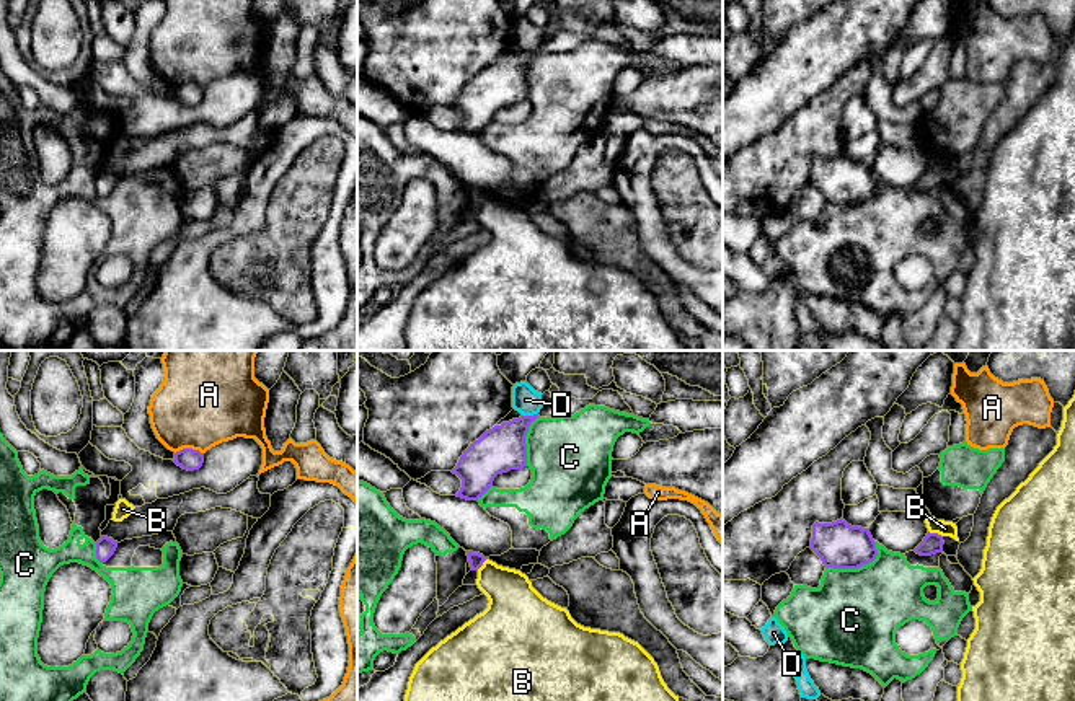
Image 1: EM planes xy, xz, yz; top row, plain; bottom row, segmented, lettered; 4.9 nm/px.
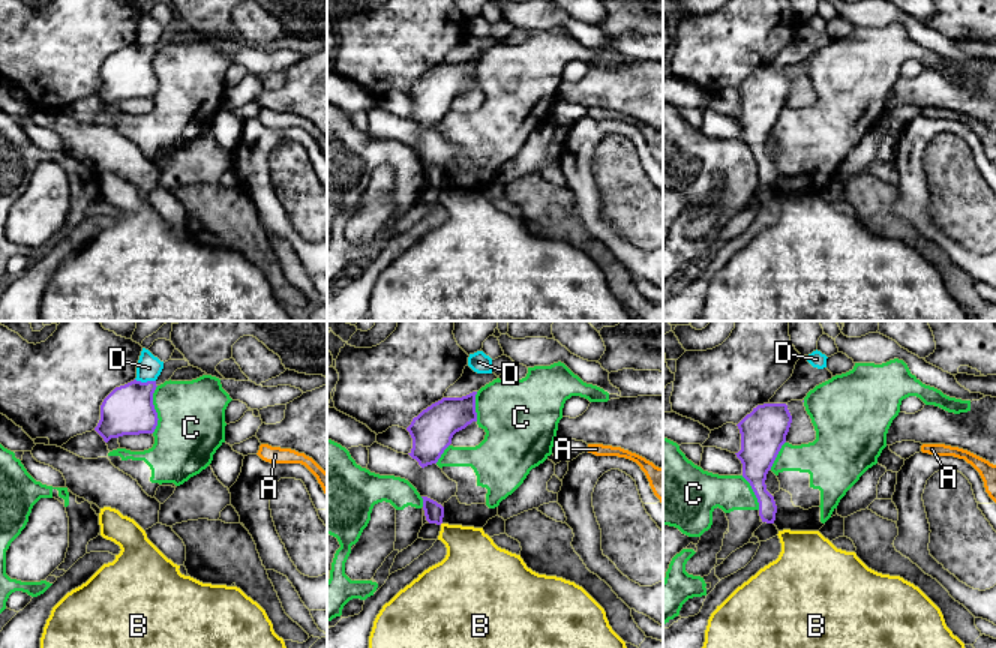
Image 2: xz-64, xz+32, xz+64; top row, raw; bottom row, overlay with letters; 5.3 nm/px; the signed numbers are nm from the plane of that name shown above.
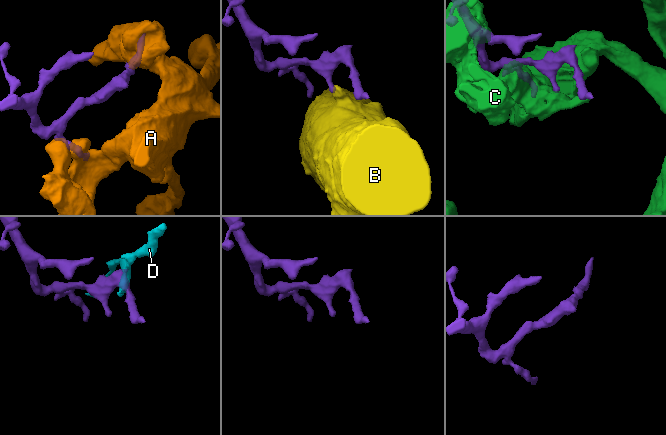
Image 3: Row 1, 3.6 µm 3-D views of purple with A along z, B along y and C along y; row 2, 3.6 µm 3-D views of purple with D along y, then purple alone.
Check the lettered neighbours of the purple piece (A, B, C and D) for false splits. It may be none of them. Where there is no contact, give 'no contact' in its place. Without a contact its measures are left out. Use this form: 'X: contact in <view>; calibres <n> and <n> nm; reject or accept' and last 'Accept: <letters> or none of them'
A: contact in xy; calibres 110 and 420 nm; reject
B: contact in yz; calibres 100 and 80 nm; reject
C: contact in yz; calibres 220 and 460 nm; reject
D: contact in xz; calibres 220 and 140 nm; reject
Accept: none of them

